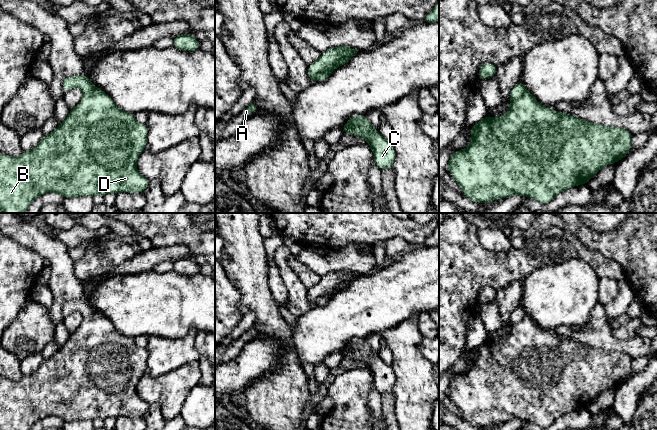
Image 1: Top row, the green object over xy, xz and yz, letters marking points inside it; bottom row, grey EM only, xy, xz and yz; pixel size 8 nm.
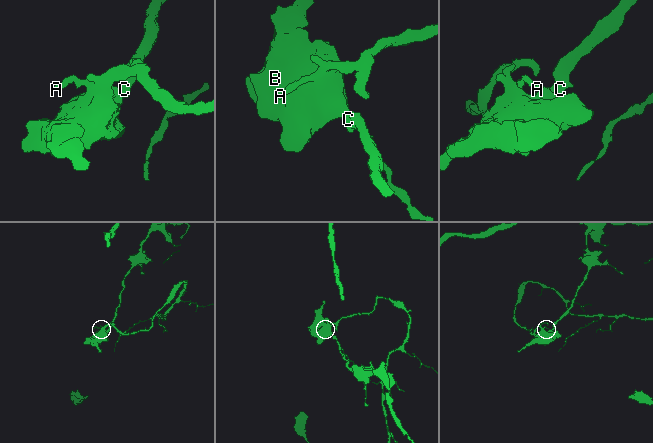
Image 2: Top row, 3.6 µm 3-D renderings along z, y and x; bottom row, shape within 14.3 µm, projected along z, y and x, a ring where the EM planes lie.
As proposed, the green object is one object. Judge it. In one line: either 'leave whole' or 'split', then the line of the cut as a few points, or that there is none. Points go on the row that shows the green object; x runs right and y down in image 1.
split | xz (352, 49), (333, 65), (322, 69), (310, 78)

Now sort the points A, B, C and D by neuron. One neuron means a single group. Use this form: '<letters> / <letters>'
A / B C D

